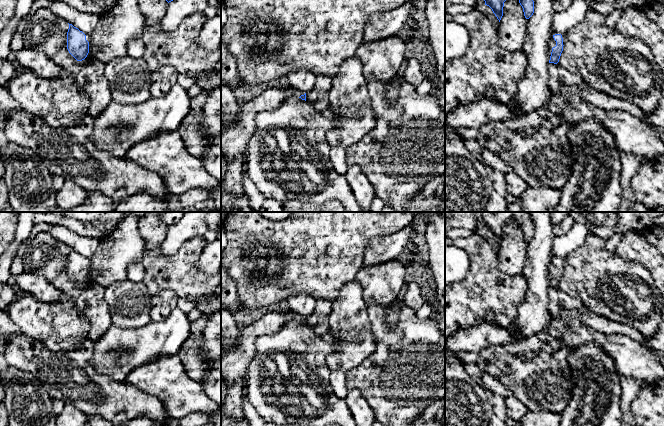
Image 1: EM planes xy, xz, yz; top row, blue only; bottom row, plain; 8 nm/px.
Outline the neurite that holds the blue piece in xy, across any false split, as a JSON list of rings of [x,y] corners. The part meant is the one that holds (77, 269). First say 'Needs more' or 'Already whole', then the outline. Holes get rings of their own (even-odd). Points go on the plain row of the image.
Already whole. [[[69,248],[67,256],[67,273],[77,285],[84,284],[89,277],[86,259],[72,248]]]

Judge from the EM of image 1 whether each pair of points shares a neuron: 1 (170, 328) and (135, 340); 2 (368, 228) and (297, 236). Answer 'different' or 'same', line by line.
1: same
2: same

